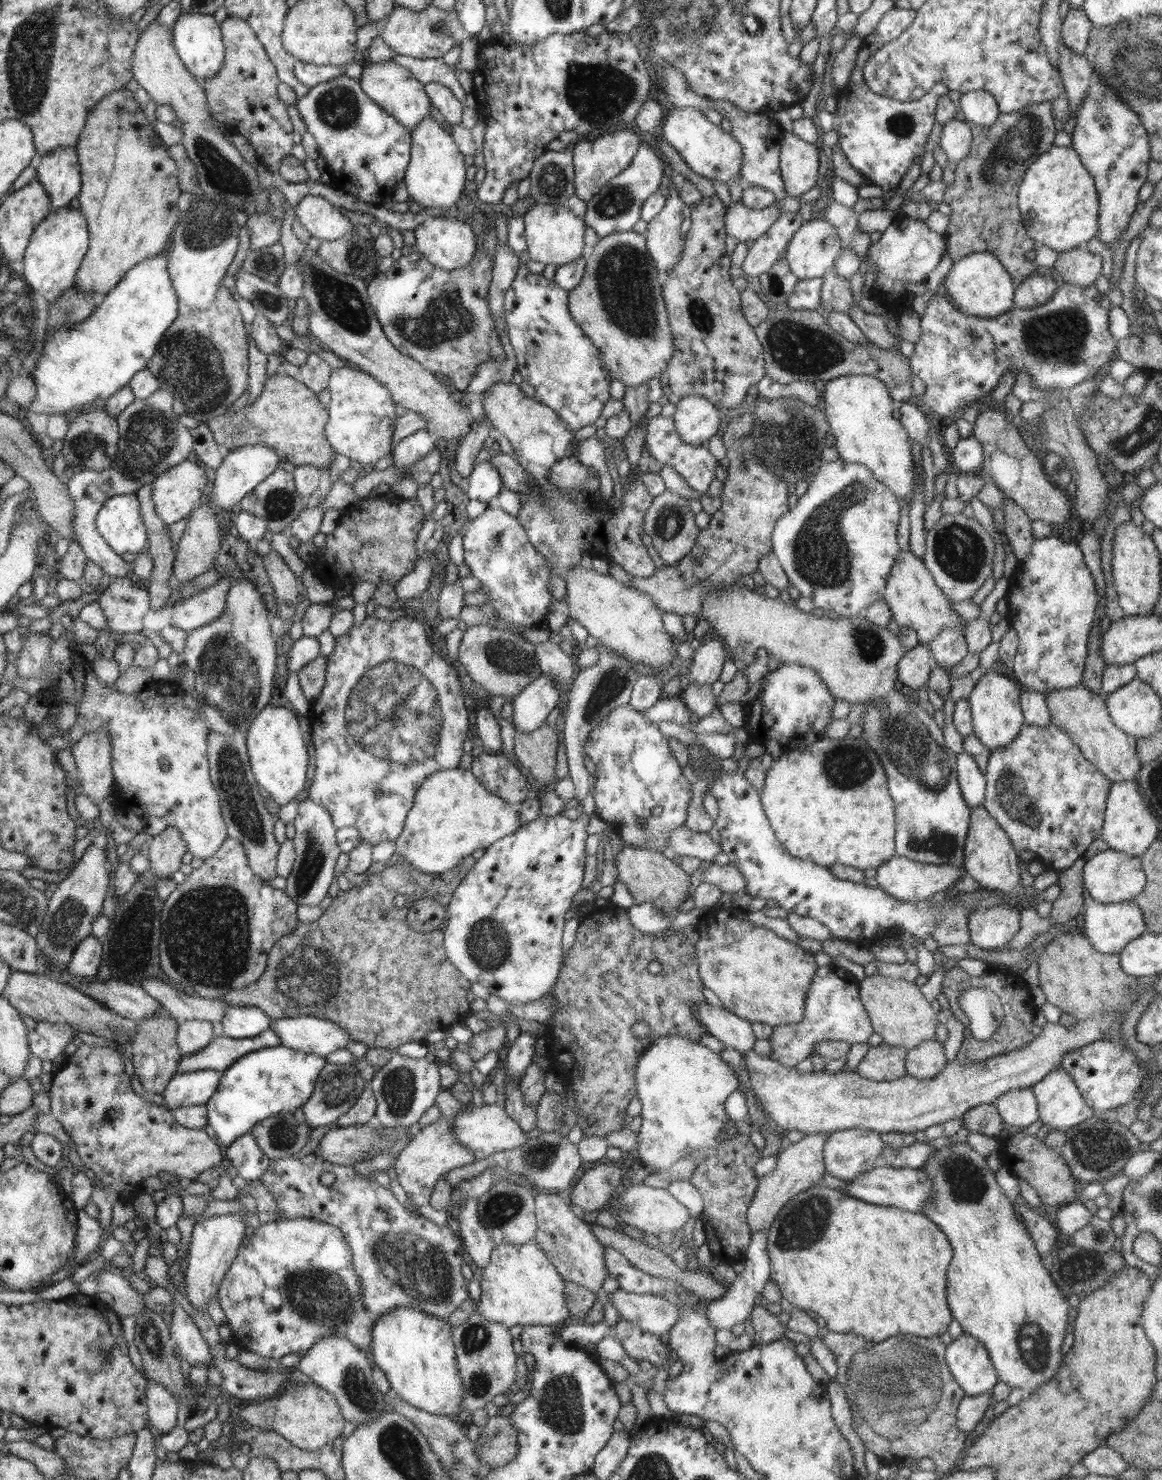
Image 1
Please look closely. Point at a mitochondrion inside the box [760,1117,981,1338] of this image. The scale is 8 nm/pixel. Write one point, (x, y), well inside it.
(804, 1225)

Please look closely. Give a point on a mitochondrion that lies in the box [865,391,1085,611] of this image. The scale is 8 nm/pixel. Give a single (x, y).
(960, 552)

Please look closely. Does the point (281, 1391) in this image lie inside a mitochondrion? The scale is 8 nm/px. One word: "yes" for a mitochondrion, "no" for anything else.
no

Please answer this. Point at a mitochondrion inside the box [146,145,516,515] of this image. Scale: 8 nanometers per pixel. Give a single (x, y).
(190, 366)

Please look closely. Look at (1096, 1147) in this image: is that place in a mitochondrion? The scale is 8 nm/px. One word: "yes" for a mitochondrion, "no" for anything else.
yes

